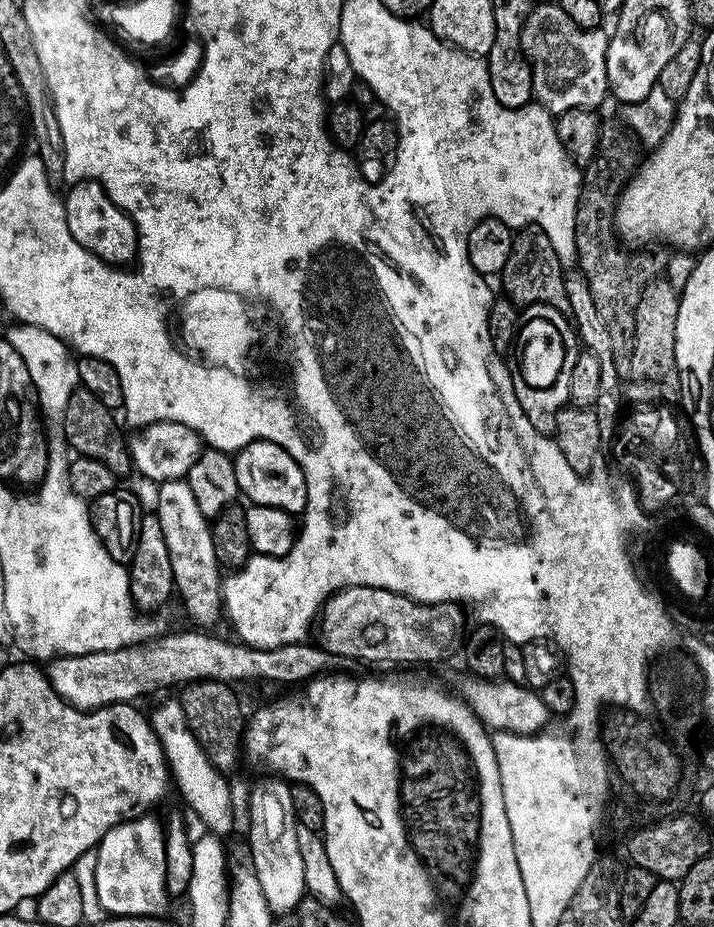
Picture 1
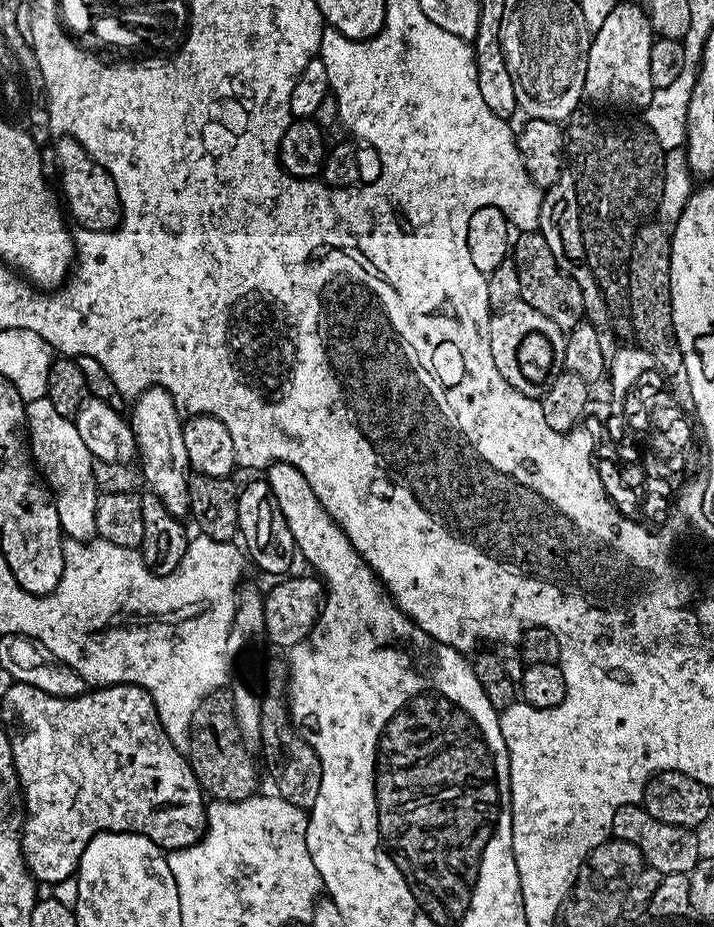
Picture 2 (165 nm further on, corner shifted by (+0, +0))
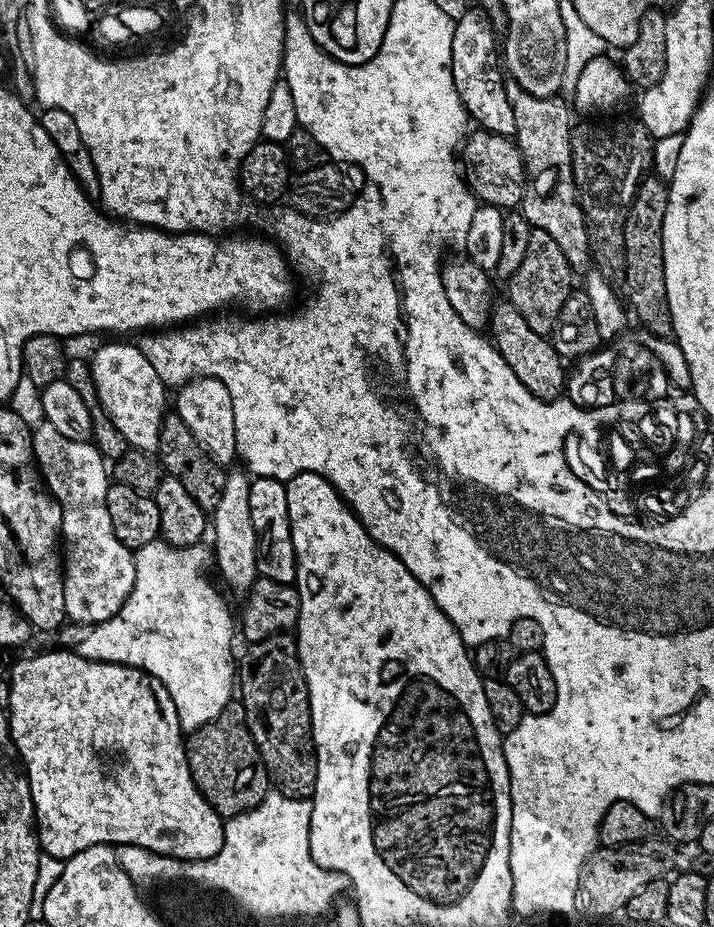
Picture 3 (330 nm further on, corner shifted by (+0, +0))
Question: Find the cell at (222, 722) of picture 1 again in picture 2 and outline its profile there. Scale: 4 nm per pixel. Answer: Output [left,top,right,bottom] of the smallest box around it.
[186,690,257,802]

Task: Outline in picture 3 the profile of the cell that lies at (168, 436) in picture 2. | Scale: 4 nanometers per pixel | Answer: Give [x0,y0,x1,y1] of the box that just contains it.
[90,343,166,453]

